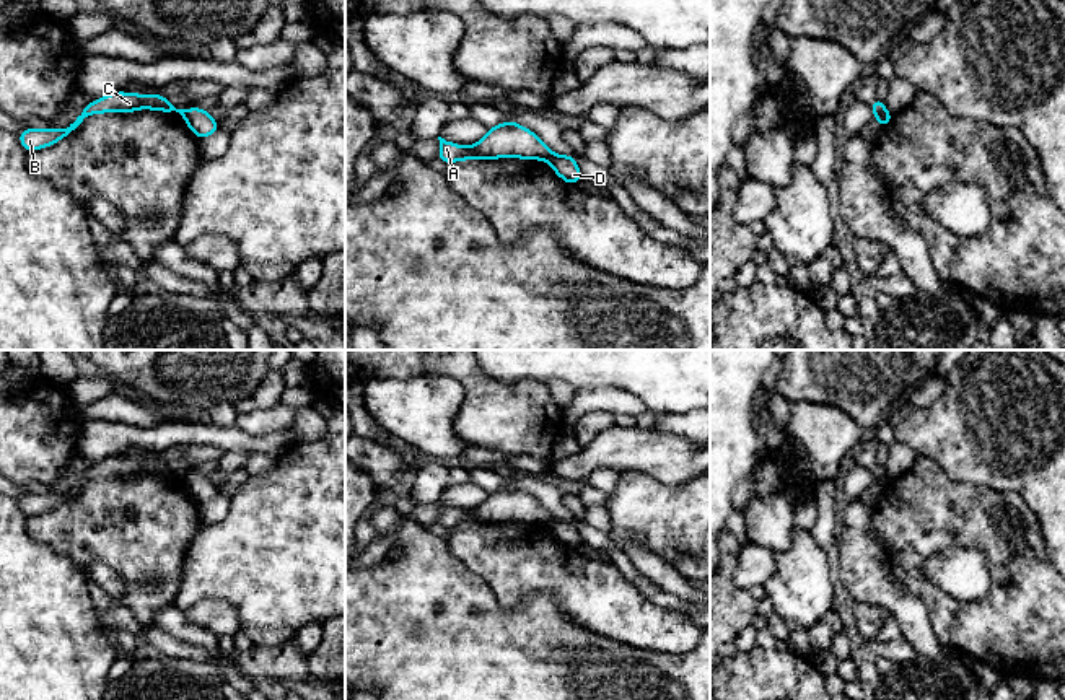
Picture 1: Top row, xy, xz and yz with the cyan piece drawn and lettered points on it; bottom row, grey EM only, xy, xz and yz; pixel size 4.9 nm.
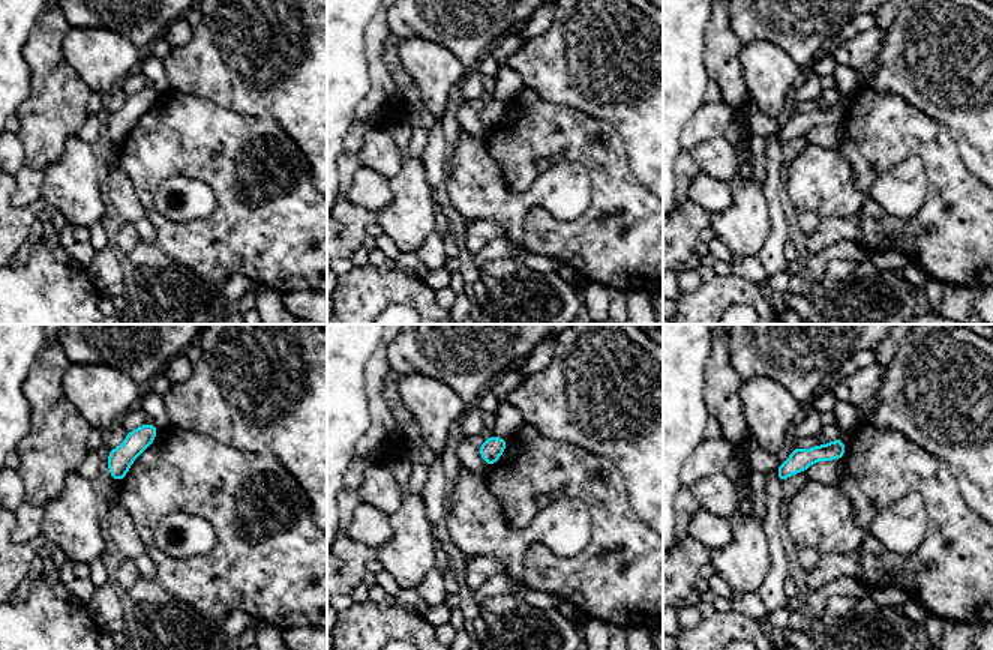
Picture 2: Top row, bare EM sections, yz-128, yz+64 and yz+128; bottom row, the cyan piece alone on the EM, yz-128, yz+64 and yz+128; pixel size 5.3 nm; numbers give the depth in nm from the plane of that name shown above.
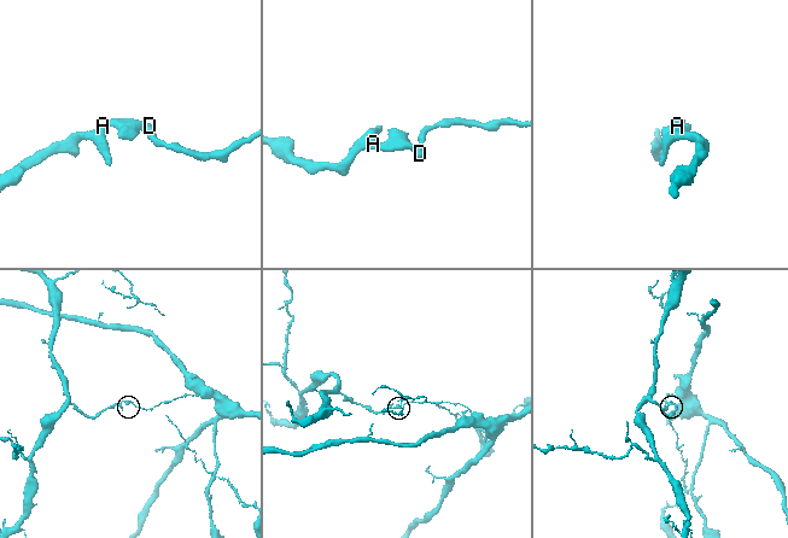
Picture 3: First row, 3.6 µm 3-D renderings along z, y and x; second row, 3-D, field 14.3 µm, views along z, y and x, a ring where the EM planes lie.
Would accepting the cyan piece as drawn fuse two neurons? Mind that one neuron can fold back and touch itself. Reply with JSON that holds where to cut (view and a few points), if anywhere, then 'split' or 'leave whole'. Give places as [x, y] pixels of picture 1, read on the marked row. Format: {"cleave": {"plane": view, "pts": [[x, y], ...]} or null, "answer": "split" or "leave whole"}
{"cleave": {"plane": "xz", "pts": [[556, 153], [547, 161]]}, "answer": "split"}

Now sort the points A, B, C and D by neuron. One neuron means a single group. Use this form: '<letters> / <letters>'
A B C / D

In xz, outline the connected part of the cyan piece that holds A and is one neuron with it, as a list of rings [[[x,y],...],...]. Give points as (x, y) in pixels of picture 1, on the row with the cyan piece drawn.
[[[506,120],[493,125],[474,145],[456,145],[441,137],[438,160],[446,164],[466,160],[519,158],[549,163],[555,155],[532,130]]]

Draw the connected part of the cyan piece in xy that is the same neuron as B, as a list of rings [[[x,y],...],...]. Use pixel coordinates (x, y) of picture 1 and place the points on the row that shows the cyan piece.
[[[109,93],[83,107],[77,120],[62,130],[57,129],[24,129],[18,138],[26,151],[50,147],[70,135],[88,116],[104,112],[135,112],[140,109],[176,112],[184,116],[186,109],[173,106],[163,94]]]

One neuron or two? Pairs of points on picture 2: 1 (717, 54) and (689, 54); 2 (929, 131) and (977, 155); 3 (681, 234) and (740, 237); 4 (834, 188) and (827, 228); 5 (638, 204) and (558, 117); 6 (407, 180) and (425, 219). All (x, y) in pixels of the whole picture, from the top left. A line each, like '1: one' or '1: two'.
1: two
2: two
3: two
4: two
5: one
6: one

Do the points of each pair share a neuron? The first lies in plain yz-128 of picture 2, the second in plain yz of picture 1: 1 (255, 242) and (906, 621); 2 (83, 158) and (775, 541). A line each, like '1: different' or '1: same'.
1: different
2: different

